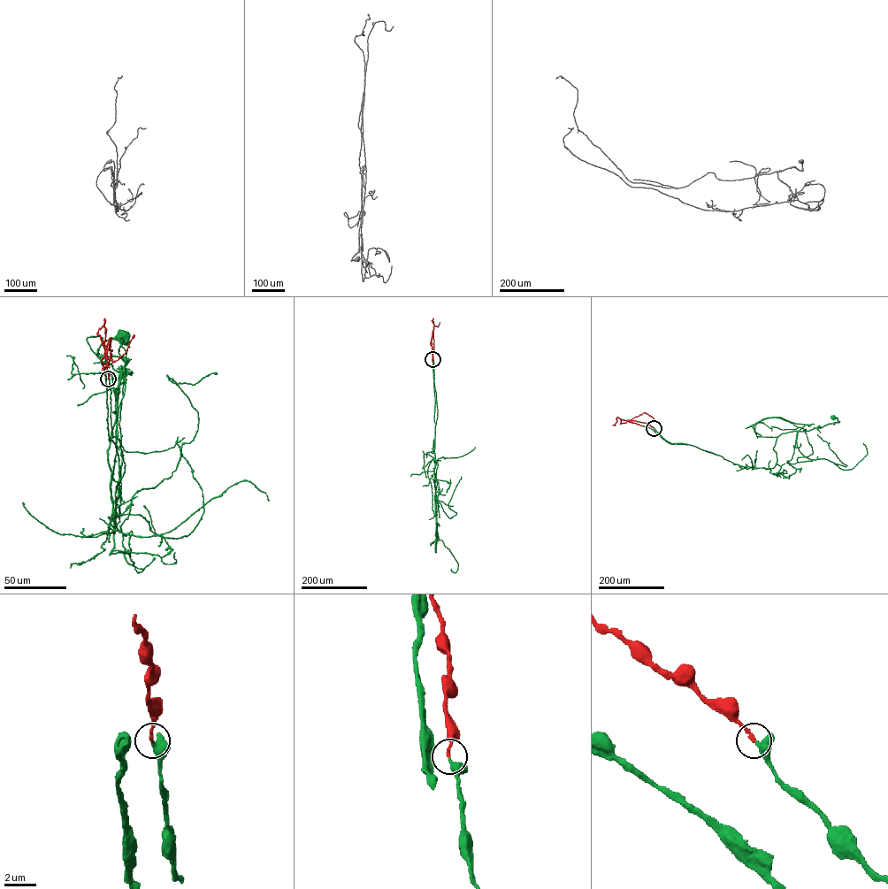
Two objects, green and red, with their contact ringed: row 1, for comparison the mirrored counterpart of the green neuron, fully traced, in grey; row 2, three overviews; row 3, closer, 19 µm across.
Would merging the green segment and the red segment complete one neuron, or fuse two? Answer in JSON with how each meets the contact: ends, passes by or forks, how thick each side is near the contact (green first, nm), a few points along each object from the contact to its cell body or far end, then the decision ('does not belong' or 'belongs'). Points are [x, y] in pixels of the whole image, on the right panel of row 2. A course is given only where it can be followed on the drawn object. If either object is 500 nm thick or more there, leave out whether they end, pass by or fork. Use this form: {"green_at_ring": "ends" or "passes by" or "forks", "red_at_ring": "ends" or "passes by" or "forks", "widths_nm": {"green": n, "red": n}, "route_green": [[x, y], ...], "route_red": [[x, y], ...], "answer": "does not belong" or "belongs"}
{"green_at_ring": "passes by", "red_at_ring": "ends", "widths_nm": {"green": 320, "red": 200}, "route_green": [[654, 428], [671, 443], [743, 466], [771, 468], [777, 436], [838, 422], [833, 417]], "route_red": [[654, 428], [644, 423], [627, 420], [645, 412], [657, 420]], "answer": "belongs"}

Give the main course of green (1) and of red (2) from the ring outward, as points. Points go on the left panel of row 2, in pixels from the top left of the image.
1: (108, 379), (112, 436), (125, 471), (114, 532), (107, 450), (126, 363), (98, 353), (125, 334)
2: (108, 379), (107, 366), (111, 350), (105, 348), (97, 333), (104, 319), (104, 347), (109, 350)

